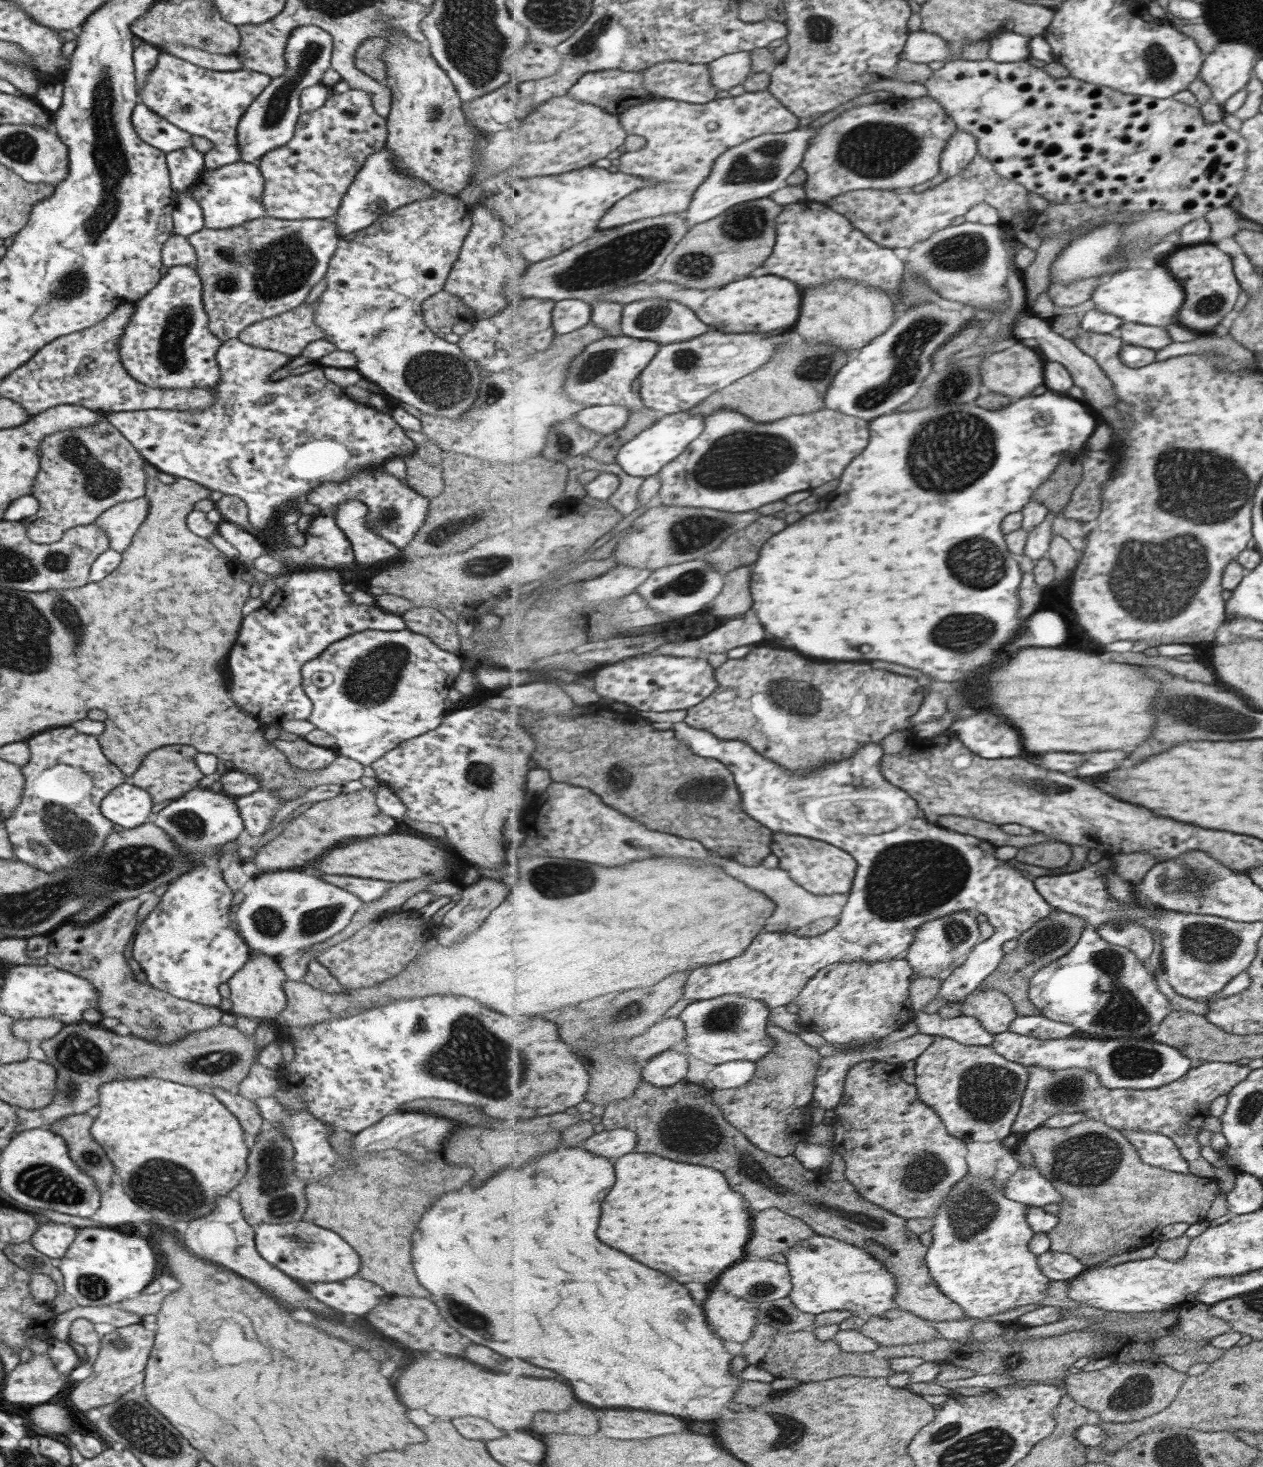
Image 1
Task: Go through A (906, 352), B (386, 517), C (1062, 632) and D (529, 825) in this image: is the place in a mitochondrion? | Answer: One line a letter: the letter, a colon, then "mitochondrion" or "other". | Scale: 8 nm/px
A: mitochondrion
B: mitochondrion
C: other
D: other

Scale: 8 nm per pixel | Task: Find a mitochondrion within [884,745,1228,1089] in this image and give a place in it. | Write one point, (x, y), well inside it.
(1121, 1011)

